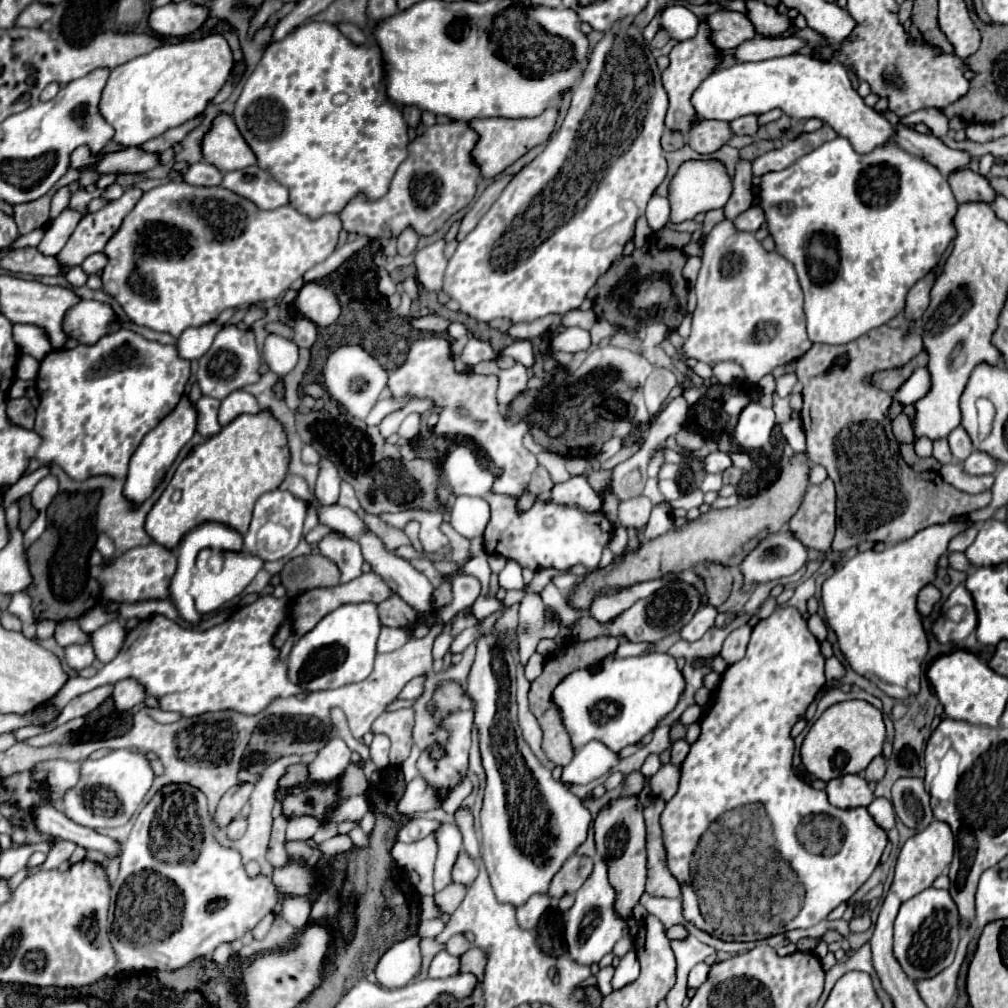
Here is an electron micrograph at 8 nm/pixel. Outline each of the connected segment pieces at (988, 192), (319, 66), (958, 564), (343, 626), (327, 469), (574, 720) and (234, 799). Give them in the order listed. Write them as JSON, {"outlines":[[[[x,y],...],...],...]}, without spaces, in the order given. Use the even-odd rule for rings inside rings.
{"outlines":[[[[957,169],[949,175],[949,185],[953,189],[953,195],[957,203],[967,201],[993,201],[993,187],[989,185],[989,179],[981,173],[975,173],[971,169]]],[[[305,23],[299,25],[295,31],[291,31],[283,41],[269,45],[269,49],[263,53],[259,65],[247,79],[243,93],[239,95],[233,111],[233,119],[243,135],[243,139],[249,143],[253,153],[257,155],[257,163],[261,169],[269,171],[275,181],[279,181],[283,187],[289,191],[289,205],[295,207],[299,213],[307,215],[309,219],[319,219],[321,215],[327,213],[341,213],[345,205],[357,197],[365,195],[365,199],[375,201],[381,199],[391,185],[391,179],[397,171],[397,167],[407,159],[407,123],[403,119],[401,109],[397,109],[395,103],[391,103],[385,95],[385,83],[383,83],[383,59],[379,59],[379,49],[377,47],[355,47],[347,37],[341,35],[341,31],[331,25],[331,23]]],[[[959,551],[949,553],[949,565],[953,569],[957,569],[957,571],[969,571],[971,569],[971,567],[967,567],[967,557],[963,553],[959,553]]],[[[373,603],[341,605],[301,635],[287,657],[287,677],[305,691],[333,689],[363,681],[373,671],[375,643],[382,625]]],[[[321,459],[319,467],[321,467],[321,473],[315,485],[315,499],[321,507],[333,505],[339,499],[339,483],[341,483],[339,473],[335,471],[333,463],[327,463],[327,459]]],[[[645,653],[639,657],[611,657],[597,673],[577,669],[567,675],[553,693],[563,715],[563,723],[571,735],[575,751],[597,739],[611,751],[639,743],[657,723],[667,717],[685,691],[685,677],[667,653]]],[[[243,783],[239,787],[233,787],[231,791],[227,791],[219,805],[217,805],[217,811],[215,811],[215,823],[217,827],[227,827],[237,815],[239,811],[243,809],[243,805],[249,801],[249,795],[253,791],[253,785],[251,783]]]]}

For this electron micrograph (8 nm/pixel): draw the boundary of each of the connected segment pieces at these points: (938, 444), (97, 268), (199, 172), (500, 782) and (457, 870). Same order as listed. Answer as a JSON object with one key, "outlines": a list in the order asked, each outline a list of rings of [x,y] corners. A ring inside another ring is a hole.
{"outlines":[[[[935,439],[933,441],[933,457],[937,461],[941,461],[941,463],[951,463],[953,461],[953,455],[951,455],[947,439]]],[[[95,253],[95,255],[89,255],[83,263],[81,263],[81,269],[87,273],[87,275],[97,275],[101,273],[101,269],[107,265],[107,257],[103,253]]],[[[203,161],[193,163],[183,177],[185,183],[195,187],[215,187],[221,183],[221,179],[223,179],[223,173],[217,167],[211,167],[209,163],[203,163]]],[[[483,631],[479,637],[477,637],[477,653],[475,653],[475,659],[473,659],[473,665],[471,665],[471,671],[469,671],[469,677],[467,677],[467,693],[471,695],[471,699],[475,699],[475,725],[479,727],[479,737],[481,737],[481,757],[483,757],[483,767],[485,767],[485,773],[487,773],[487,787],[485,787],[485,799],[483,799],[483,809],[481,809],[481,849],[483,849],[483,861],[485,861],[485,867],[487,867],[487,873],[489,873],[489,879],[491,879],[491,887],[495,891],[495,897],[499,903],[505,903],[505,905],[513,905],[513,907],[519,907],[523,903],[527,903],[527,899],[535,893],[547,893],[549,889],[549,883],[551,879],[555,877],[555,873],[563,867],[563,863],[567,861],[569,855],[573,855],[587,839],[587,831],[589,831],[589,825],[593,821],[591,813],[587,811],[587,807],[581,803],[579,797],[575,797],[571,791],[567,791],[567,785],[563,785],[561,781],[555,781],[551,771],[547,771],[547,767],[543,767],[539,763],[539,759],[535,759],[535,755],[531,755],[531,749],[527,747],[527,743],[523,743],[523,735],[519,731],[519,723],[517,723],[517,703],[515,703],[515,659],[511,655],[511,651],[501,643],[499,637],[495,637],[491,631]]],[[[461,853],[455,867],[453,867],[453,881],[461,883],[465,887],[471,887],[473,881],[477,879],[477,873],[479,873],[479,869],[477,869],[475,861],[469,855]]]]}

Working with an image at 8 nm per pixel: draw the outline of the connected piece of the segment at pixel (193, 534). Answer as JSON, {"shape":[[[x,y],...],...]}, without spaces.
{"shape":[[[209,521],[209,523],[201,523],[199,527],[191,529],[189,533],[183,535],[175,555],[177,555],[177,571],[171,579],[171,585],[169,585],[169,601],[175,605],[179,617],[185,621],[185,623],[191,623],[191,625],[199,625],[201,623],[201,613],[195,609],[195,603],[193,603],[193,597],[189,595],[189,585],[195,577],[195,559],[197,559],[197,553],[201,549],[211,549],[211,553],[215,553],[215,563],[211,565],[213,569],[221,569],[223,565],[223,559],[221,559],[221,553],[225,551],[241,551],[243,549],[243,537],[241,533],[237,533],[233,527],[229,525],[223,525],[223,523],[215,523],[215,521]]]}

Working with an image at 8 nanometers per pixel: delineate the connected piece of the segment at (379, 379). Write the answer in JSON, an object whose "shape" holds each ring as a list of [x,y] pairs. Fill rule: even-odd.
{"shape":[[[345,345],[345,347],[335,349],[327,357],[323,377],[325,377],[323,385],[325,385],[327,393],[331,395],[331,399],[337,401],[341,407],[345,407],[357,419],[365,419],[369,415],[371,407],[379,399],[379,393],[387,385],[387,371],[361,345]]]}

